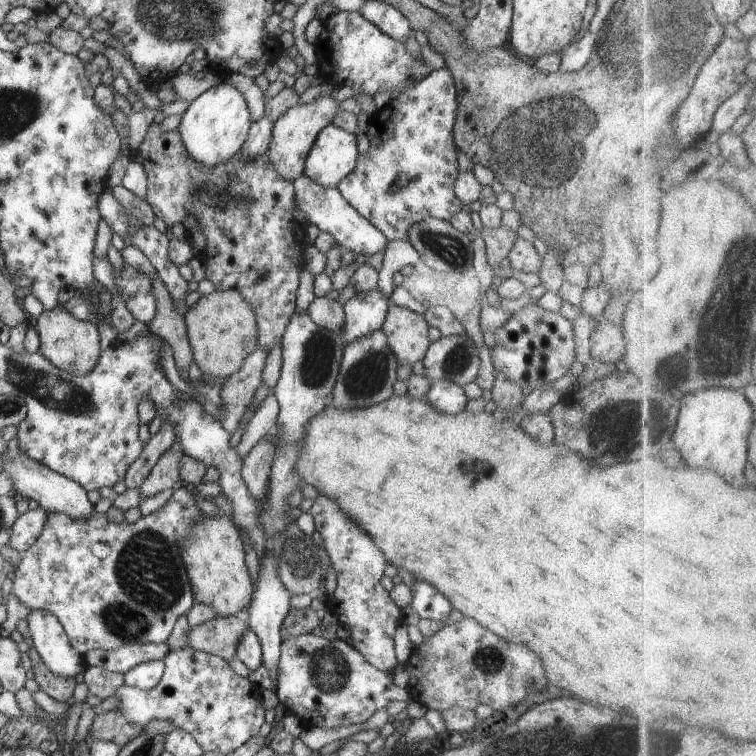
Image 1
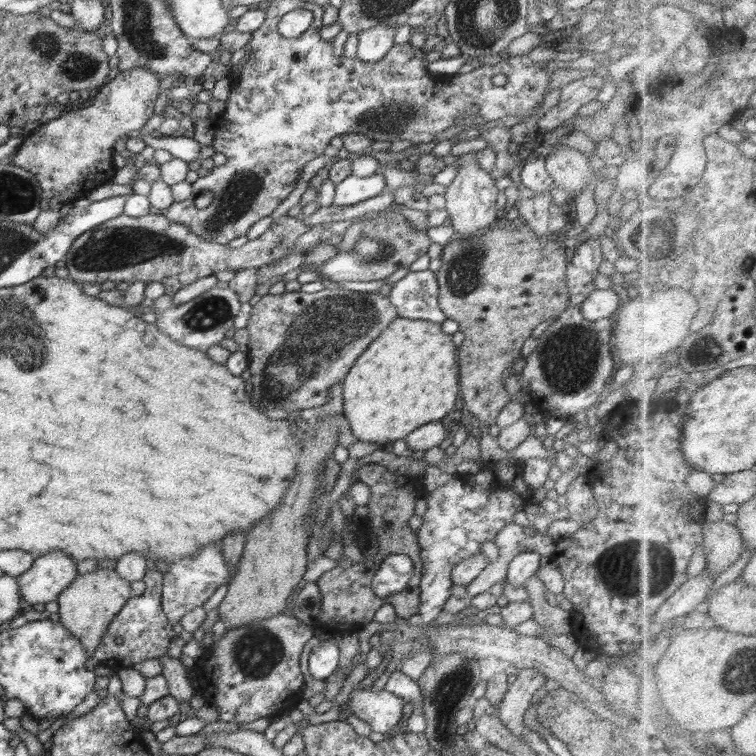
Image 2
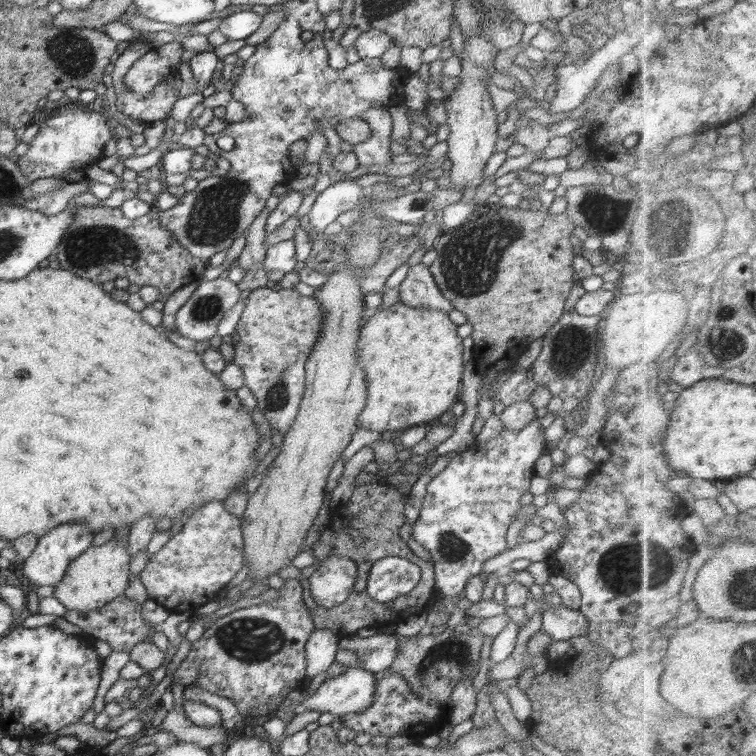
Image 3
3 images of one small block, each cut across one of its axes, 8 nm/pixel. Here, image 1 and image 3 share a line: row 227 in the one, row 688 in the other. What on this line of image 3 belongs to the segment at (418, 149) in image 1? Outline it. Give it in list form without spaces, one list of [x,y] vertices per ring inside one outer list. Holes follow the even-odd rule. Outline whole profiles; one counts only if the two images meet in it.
[[[397,673],[375,674],[375,690],[372,705],[358,713],[348,713],[336,717],[344,727],[354,732],[372,736],[408,736],[423,738],[428,734],[437,734],[444,724],[449,723],[450,702],[424,701],[410,689],[408,682]]]

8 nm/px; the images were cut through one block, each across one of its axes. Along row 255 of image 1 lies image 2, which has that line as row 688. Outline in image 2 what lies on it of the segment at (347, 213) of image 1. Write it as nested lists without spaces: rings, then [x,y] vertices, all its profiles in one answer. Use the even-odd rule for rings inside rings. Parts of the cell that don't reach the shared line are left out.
[[[371,688],[354,689],[347,691],[346,695],[349,698],[348,710],[369,724],[374,733],[380,732],[386,736],[395,729],[392,732],[392,736],[394,736],[396,733],[406,732],[398,728],[402,718],[402,707],[406,703],[405,700],[386,690],[373,692]]]

